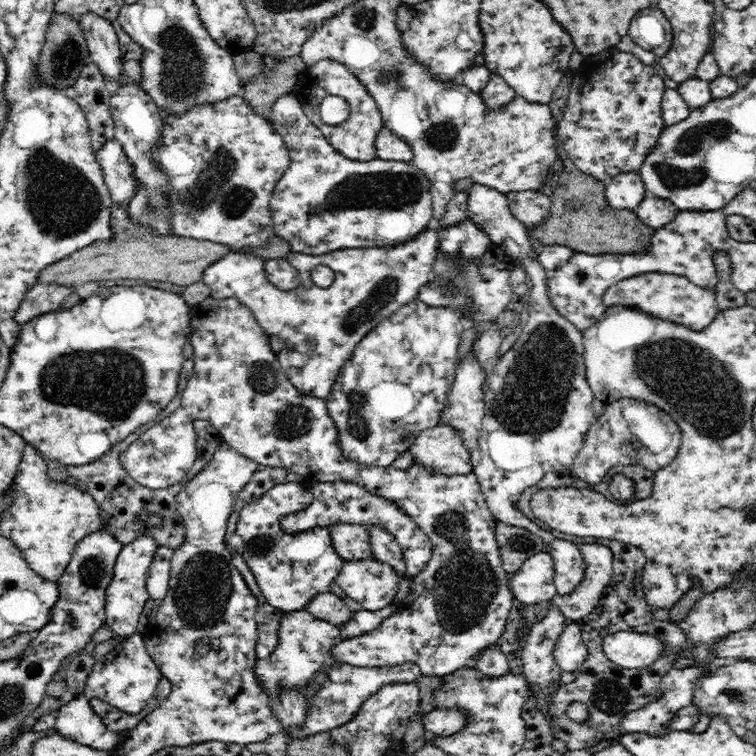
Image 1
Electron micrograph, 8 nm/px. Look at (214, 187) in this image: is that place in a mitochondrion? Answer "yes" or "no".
yes

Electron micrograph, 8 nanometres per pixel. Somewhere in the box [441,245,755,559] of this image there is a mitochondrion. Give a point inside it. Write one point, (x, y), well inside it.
(701, 390)

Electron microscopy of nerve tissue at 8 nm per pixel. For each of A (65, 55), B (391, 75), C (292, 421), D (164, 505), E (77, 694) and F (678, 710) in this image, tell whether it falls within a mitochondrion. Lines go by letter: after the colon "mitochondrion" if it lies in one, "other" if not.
A: mitochondrion
B: mitochondrion
C: mitochondrion
D: other
E: other
F: other

